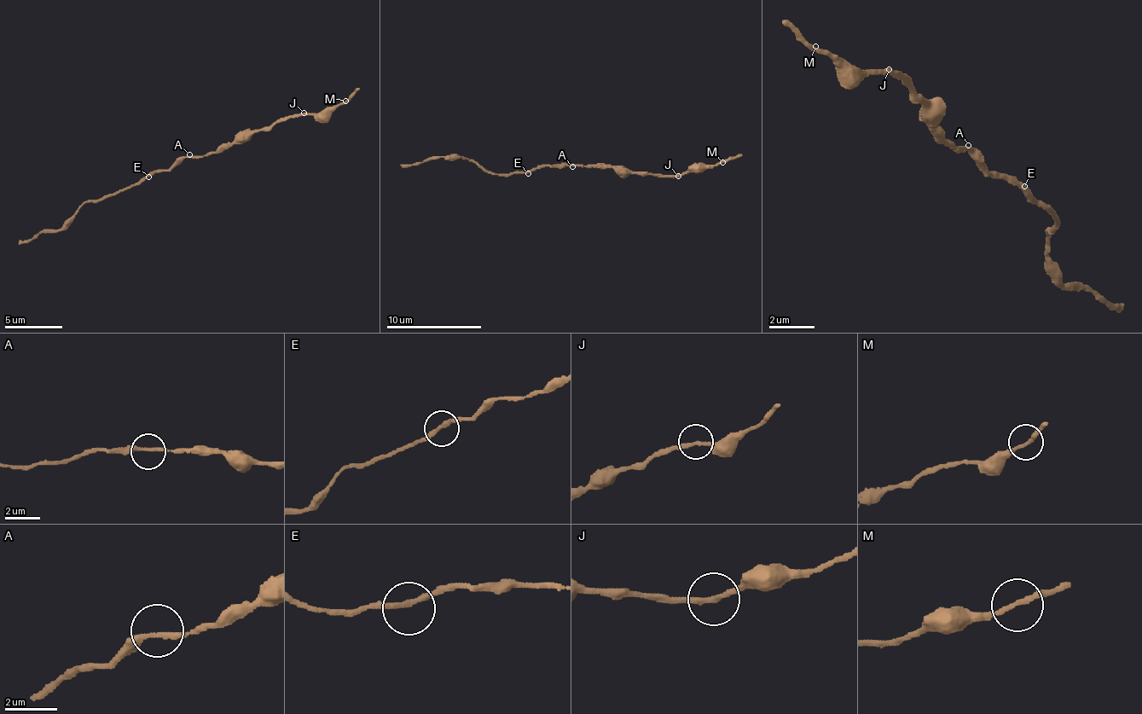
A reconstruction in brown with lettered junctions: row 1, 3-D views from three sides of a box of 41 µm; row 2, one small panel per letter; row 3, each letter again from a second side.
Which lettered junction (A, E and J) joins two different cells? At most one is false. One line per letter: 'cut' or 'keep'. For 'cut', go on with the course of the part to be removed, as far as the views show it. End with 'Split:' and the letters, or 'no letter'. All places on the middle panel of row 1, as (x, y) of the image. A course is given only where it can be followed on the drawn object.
A: keep
E: keep
J: keep
Split: no letter

